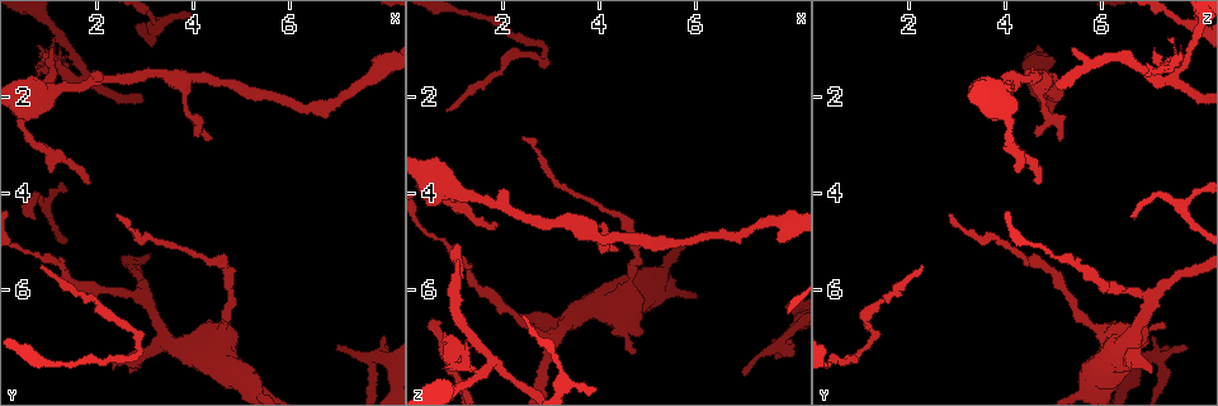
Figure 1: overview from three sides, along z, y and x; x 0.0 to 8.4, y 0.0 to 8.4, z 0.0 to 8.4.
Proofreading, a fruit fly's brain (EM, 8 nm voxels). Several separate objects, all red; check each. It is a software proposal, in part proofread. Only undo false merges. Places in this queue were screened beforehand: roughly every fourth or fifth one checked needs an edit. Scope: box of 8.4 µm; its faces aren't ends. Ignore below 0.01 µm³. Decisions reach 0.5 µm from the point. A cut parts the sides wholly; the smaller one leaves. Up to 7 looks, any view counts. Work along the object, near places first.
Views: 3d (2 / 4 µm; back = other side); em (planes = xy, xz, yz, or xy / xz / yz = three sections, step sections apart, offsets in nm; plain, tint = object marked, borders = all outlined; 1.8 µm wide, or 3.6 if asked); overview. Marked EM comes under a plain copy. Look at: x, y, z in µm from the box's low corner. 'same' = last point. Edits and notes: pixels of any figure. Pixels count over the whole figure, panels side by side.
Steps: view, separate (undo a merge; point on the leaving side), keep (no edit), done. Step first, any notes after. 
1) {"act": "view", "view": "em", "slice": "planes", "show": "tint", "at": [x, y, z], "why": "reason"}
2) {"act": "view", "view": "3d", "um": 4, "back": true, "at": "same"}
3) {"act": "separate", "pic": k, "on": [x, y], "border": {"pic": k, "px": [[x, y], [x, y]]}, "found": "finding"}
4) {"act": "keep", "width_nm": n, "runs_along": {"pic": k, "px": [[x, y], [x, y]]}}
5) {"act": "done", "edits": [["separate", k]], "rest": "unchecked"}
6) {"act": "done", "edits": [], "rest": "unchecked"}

{"act": "view", "view": "em", "slice": "planes", "show": "tint", "at": [7.65, 7.45, 7.15], "why": "sharp bend"}

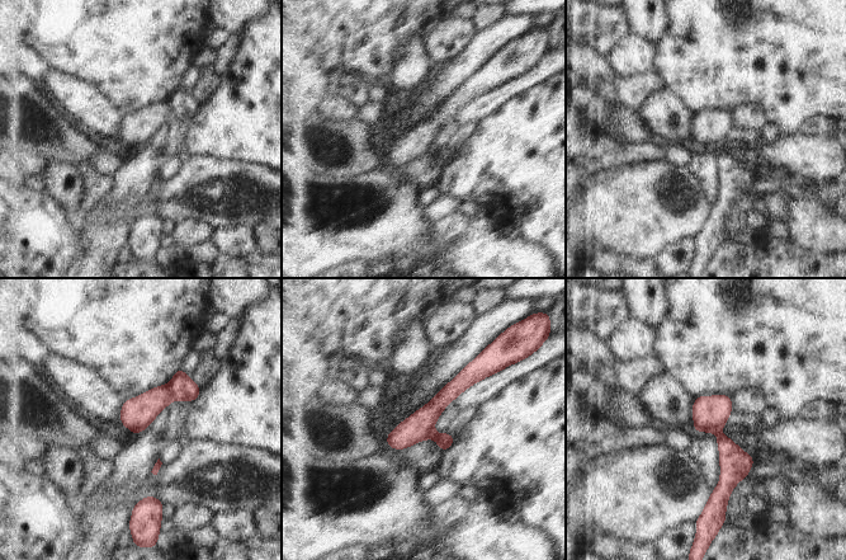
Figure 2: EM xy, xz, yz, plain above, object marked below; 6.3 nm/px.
{"act": "separate", "pic": 2, "on": [183, 387], "border": {"pic": 2, "px": [[168, 385], [173, 398]]}, "found": "a second neuron is stuck on"}

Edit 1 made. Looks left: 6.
{"act": "view", "view": "overview"}

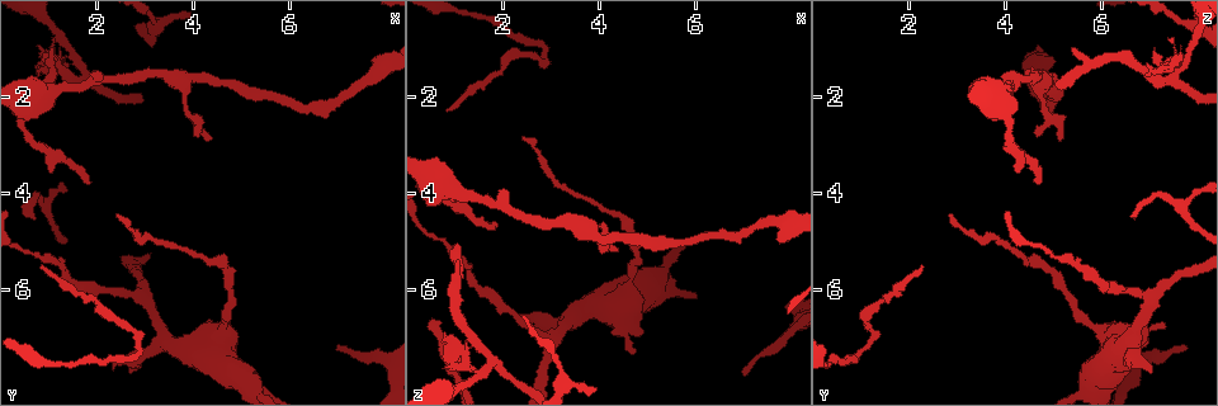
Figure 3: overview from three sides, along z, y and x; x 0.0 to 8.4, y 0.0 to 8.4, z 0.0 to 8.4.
{"act": "view", "view": "em", "slice": "planes", "show": "tint", "at": [0.90, 4.30, 7.55], "why": "sharp bend"}

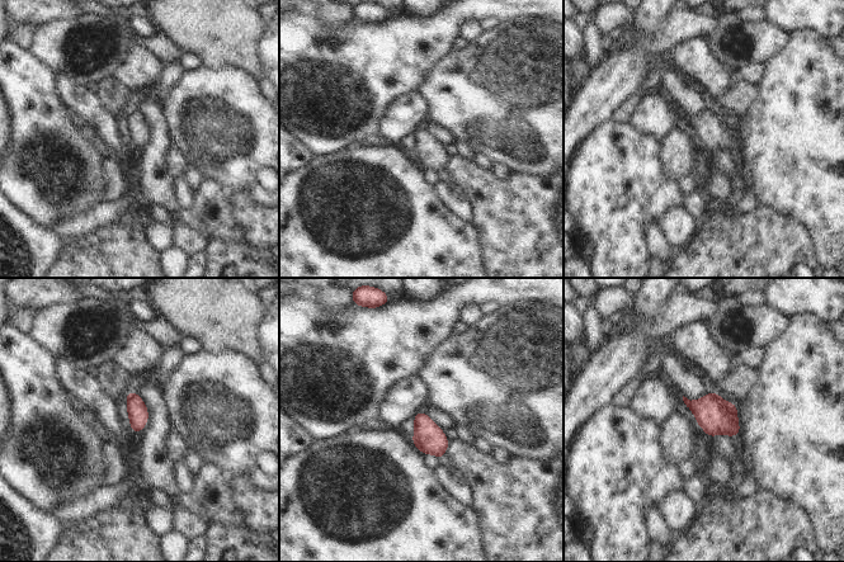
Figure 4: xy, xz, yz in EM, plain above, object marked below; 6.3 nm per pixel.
{"act": "keep", "found": "one neuron here"}

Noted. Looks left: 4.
{"act": "view", "view": "em", "slice": "planes", "show": "tint", "at": [3.05, 7.35, 6.65], "why": "sudden change in width"}

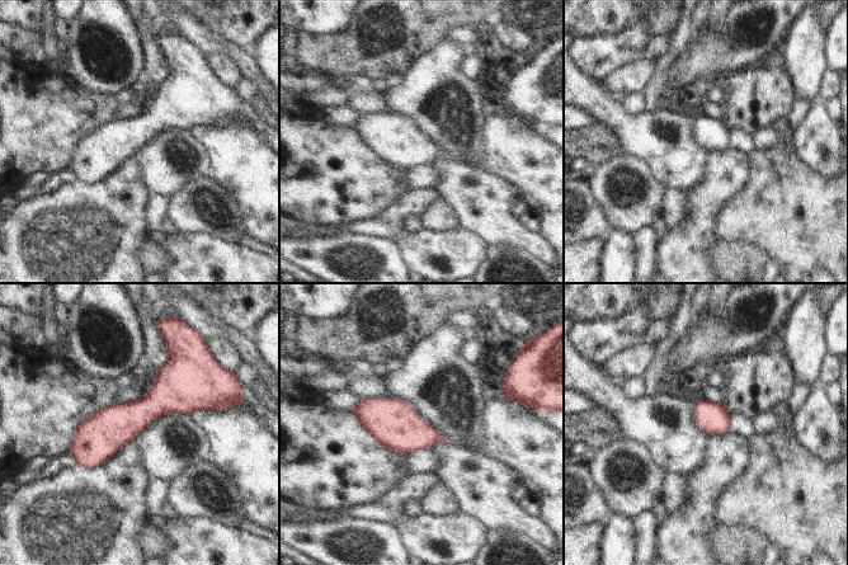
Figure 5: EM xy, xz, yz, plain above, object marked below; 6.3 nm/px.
{"act": "keep", "runs_along": {"pic": 5, "px": [[211, 406], [156, 401], [71, 450]]}, "found": "one neuron here"}

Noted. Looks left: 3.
{"act": "done", "edits": [["separate", 2]], "rest": "unchecked"}

